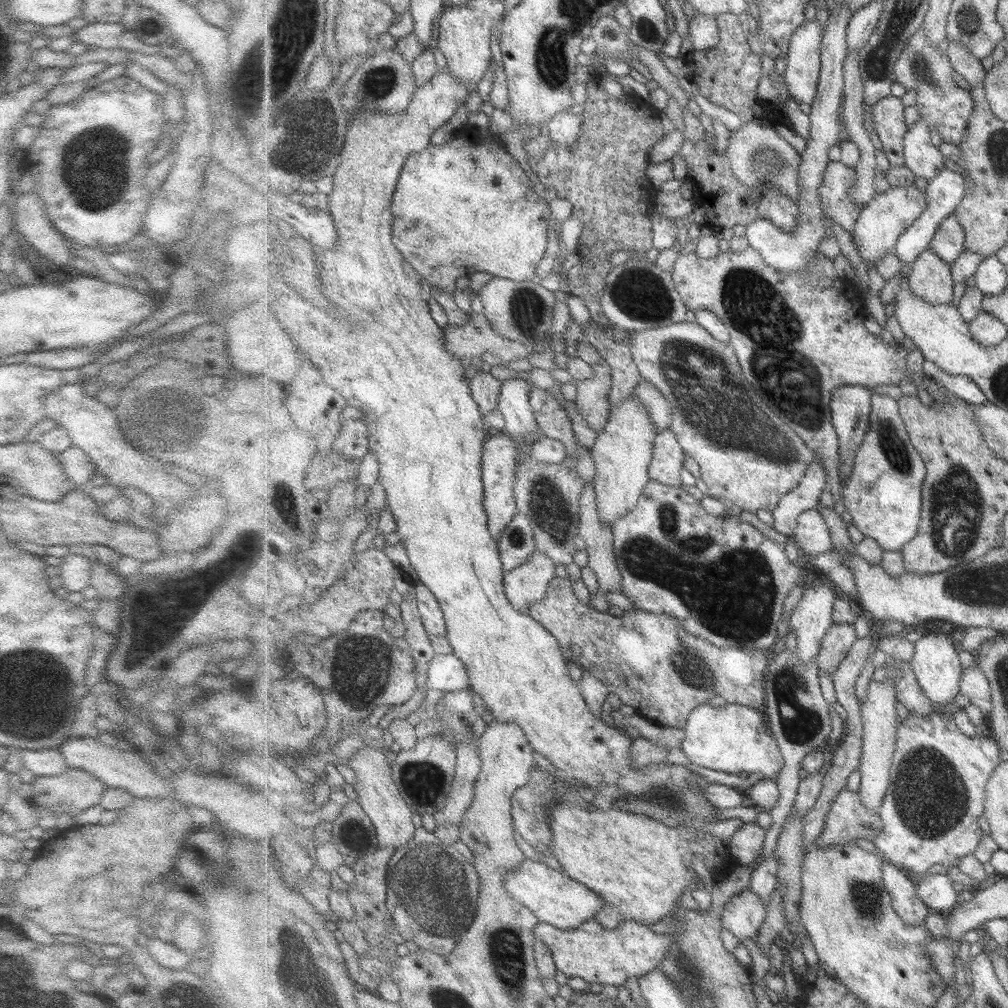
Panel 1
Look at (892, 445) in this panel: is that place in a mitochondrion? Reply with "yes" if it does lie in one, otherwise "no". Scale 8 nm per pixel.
yes

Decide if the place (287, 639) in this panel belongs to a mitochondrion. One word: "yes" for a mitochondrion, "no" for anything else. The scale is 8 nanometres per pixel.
no

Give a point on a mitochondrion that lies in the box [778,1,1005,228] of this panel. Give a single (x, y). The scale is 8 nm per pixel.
(921, 68)

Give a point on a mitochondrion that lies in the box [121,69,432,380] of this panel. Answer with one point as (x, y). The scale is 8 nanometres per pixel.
(309, 123)

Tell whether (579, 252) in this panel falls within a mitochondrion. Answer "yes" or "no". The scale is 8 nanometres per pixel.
no

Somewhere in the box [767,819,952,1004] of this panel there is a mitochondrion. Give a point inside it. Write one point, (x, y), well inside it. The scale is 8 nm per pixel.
(867, 900)

